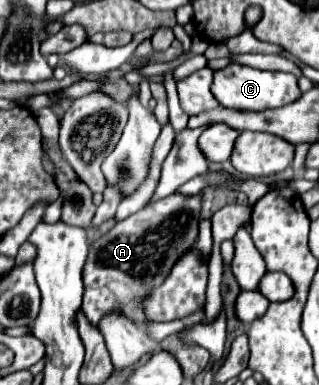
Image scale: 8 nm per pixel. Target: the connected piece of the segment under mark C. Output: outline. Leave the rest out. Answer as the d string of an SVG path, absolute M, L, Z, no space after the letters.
M228 65L220 71L214 71L212 93L222 107L236 107L236 111L266 111L288 105L296 101L302 91L298 87L298 79L292 73L282 71L262 71L244 65Z

